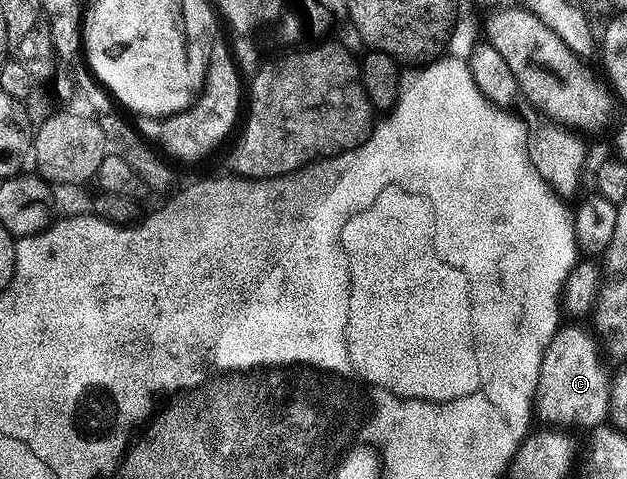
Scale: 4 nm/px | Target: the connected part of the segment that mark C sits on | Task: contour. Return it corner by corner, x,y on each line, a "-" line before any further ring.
560,326
545,349
545,357
541,357
534,414
547,422
544,424
559,429
594,429
608,422
611,375
603,364
600,340
588,331
583,327

